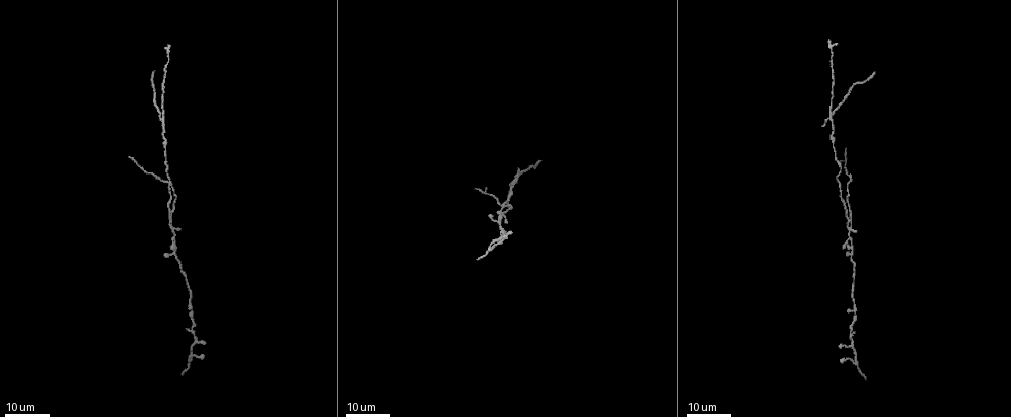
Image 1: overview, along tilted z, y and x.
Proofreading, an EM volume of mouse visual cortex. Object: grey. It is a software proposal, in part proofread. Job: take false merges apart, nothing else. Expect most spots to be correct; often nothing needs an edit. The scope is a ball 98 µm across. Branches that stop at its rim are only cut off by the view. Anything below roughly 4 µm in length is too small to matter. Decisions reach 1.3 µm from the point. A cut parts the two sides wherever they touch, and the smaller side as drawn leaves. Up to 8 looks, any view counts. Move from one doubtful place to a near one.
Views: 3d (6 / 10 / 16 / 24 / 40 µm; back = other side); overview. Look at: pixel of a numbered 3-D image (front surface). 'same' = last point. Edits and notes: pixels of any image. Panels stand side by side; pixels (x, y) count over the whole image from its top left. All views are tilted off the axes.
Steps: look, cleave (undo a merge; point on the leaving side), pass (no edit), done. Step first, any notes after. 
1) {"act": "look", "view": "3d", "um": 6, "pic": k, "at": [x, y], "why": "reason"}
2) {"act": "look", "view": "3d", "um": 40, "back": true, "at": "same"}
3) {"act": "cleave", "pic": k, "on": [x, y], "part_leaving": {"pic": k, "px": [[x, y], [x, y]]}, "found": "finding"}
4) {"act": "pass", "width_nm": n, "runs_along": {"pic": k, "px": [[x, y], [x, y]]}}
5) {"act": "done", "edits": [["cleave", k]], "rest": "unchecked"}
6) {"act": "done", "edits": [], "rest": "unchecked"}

{"act": "look", "view": "3d", "um": 24, "pic": 1, "at": [162, 118], "why": "two arms in line, one across"}

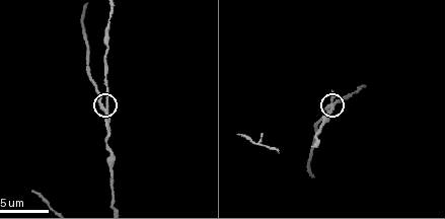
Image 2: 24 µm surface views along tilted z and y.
{"act": "look", "view": "3d", "um": 6, "pic": 2, "at": [101, 109]}

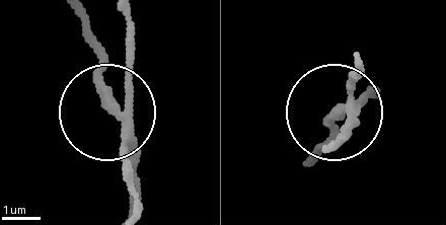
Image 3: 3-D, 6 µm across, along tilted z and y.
{"act": "cleave", "pic": 3, "on": [133, 179], "width_nm": 240, "part_leaving": {"pic": 3, "px": [[121, 129], [89, 23]]}, "found": "two neurons meet here"}

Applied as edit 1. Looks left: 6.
{"act": "look", "view": "3d", "um": 16, "pic": 1, "at": [191, 330], "why": "thin arm on a thick one"}

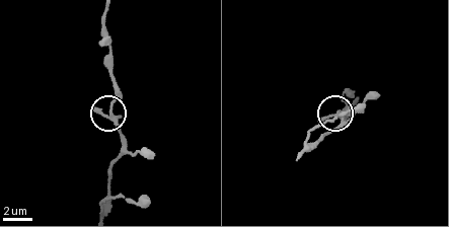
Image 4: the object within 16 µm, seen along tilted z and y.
{"act": "look", "view": "3d", "um": 10, "pic": 4, "at": [112, 105]}

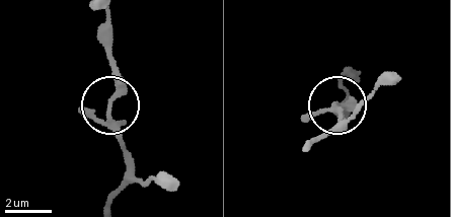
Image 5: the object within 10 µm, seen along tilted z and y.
{"act": "pass", "runs_along": {"pic": 5, "px": [[107, 11], [116, 84], [108, 125], [123, 161]]}, "found": "continuous, no second neuron"}

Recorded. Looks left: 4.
{"act": "look", "view": "overview"}

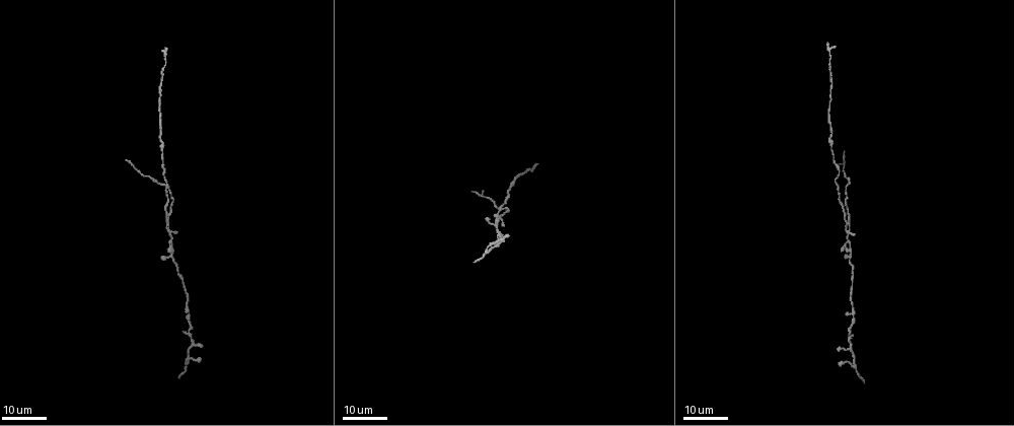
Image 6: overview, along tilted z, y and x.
{"act": "look", "view": "3d", "um": 24, "pic": 6, "at": [848, 247], "why": "narrows sharply"}

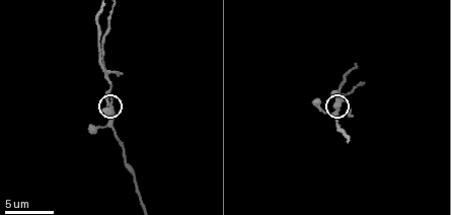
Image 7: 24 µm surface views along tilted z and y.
{"act": "look", "view": "3d", "um": 6, "pic": 7, "at": [113, 101]}

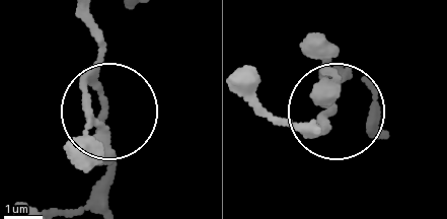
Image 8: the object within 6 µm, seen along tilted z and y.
{"act": "look", "view": "3d", "um": 6, "back": true, "pic": 8, "at": [102, 107], "why": "from behind"}

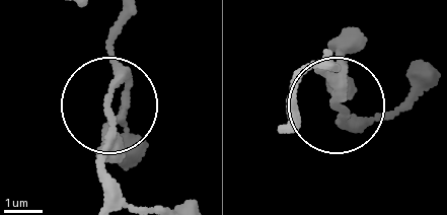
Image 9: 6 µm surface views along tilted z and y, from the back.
{"act": "pass", "width_nm": 190, "runs_along": {"pic": 9, "px": [[126, 11], [113, 49], [106, 196]]}, "found": "one neuron here"}

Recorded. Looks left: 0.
{"act": "done", "edits": [["cleave", 3]], "rest": "unchecked"}

